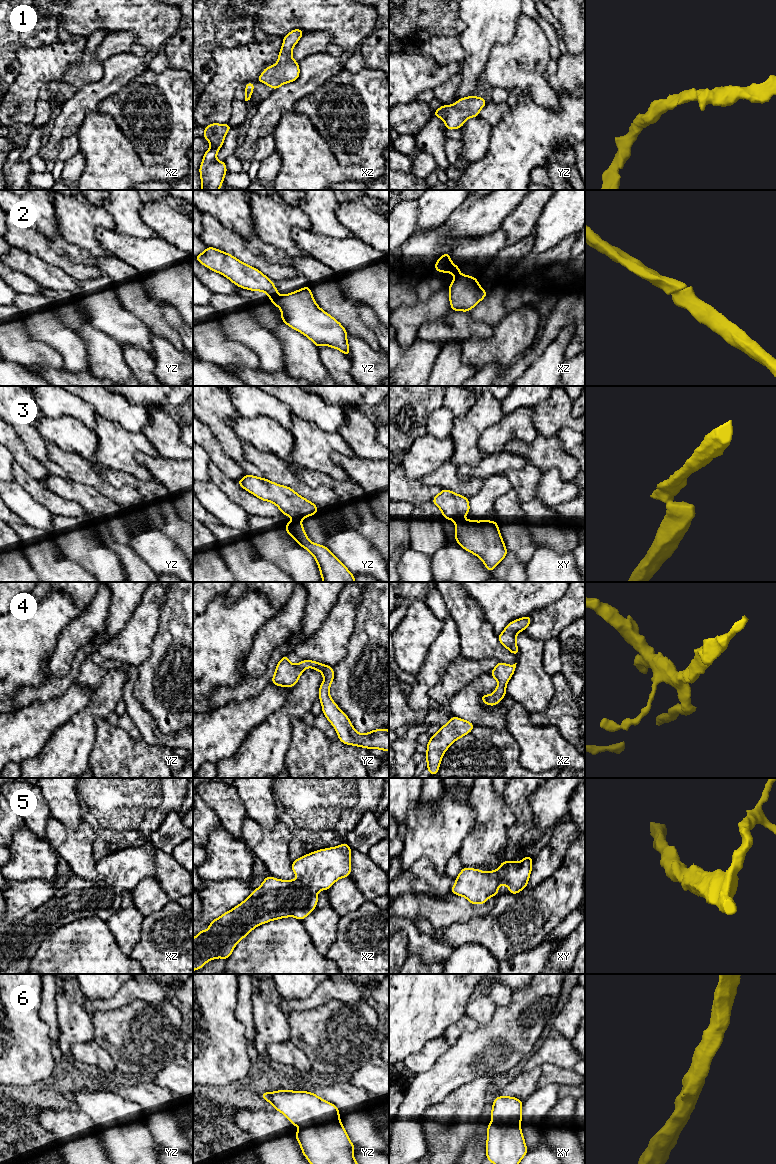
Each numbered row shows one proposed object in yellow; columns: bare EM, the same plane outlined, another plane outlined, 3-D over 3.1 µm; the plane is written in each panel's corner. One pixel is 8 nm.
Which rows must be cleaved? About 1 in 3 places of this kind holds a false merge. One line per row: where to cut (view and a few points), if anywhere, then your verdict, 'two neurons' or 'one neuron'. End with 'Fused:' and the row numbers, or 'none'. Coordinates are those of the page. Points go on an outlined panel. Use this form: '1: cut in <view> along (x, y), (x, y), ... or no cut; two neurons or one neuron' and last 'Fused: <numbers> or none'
1: no cut; one neuron
2: cut in yz along (277, 295), (271, 300); two neurons
3: cut in yz along (293, 519), (299, 520); two neurons
4: no cut; one neuron
5: no cut; one neuron
6: no cut; one neuron
Fused: 2, 3

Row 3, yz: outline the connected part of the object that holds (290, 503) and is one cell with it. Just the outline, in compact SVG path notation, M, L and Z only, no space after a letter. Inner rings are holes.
M249 474L236 482L257 498L274 503L284 516L292 516L293 520L318 514L317 505L301 497L290 487Z

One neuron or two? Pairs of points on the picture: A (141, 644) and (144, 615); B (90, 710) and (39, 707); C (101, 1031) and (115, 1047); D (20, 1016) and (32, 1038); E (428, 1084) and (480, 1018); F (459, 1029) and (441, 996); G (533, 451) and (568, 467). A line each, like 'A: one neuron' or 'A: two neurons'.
A: one neuron
B: two neurons
C: one neuron
D: one neuron
E: two neurons
F: two neurons
G: one neuron

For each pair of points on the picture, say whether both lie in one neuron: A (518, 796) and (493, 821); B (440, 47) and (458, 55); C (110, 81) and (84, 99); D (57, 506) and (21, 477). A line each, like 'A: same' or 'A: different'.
A: different
B: same
C: same
D: same

